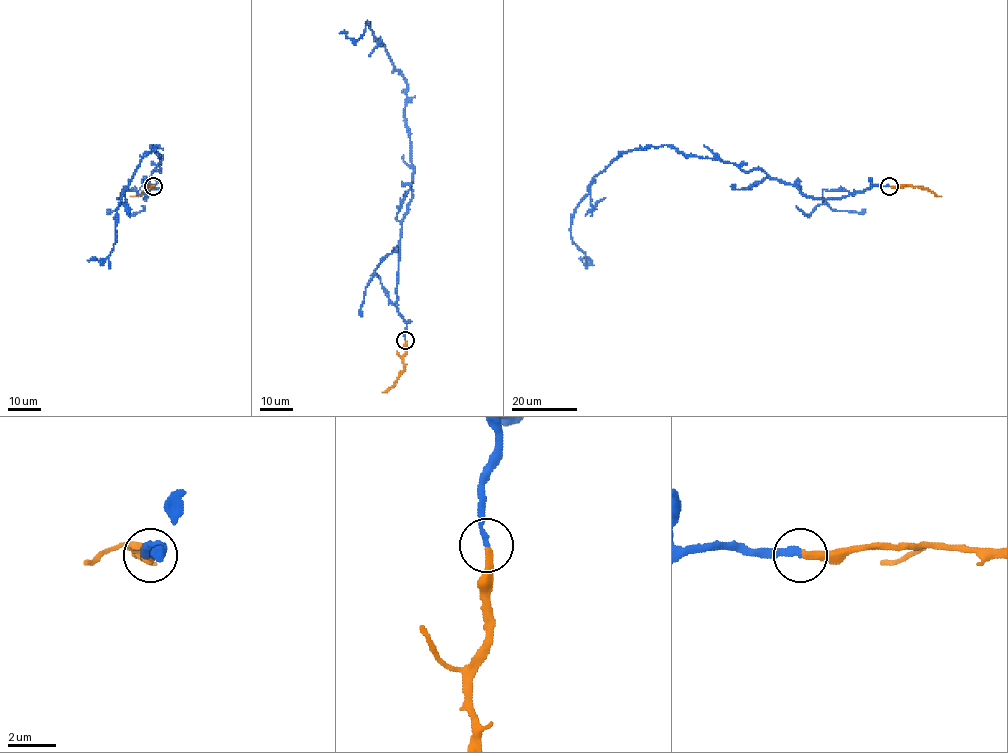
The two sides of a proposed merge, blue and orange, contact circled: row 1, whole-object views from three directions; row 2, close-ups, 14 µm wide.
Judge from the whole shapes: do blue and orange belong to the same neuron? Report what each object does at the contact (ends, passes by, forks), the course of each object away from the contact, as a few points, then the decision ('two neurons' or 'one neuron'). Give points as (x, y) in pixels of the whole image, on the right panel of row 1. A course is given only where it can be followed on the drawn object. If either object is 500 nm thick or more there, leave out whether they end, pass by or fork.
blue ends | orange ends | blue via (889, 186), (814, 199), (759, 169), (666, 144), (633, 149), (594, 177), (573, 214), (582, 260) | orange via (889, 186), (918, 186), (929, 189), (936, 196), (941, 195) | one neuron

